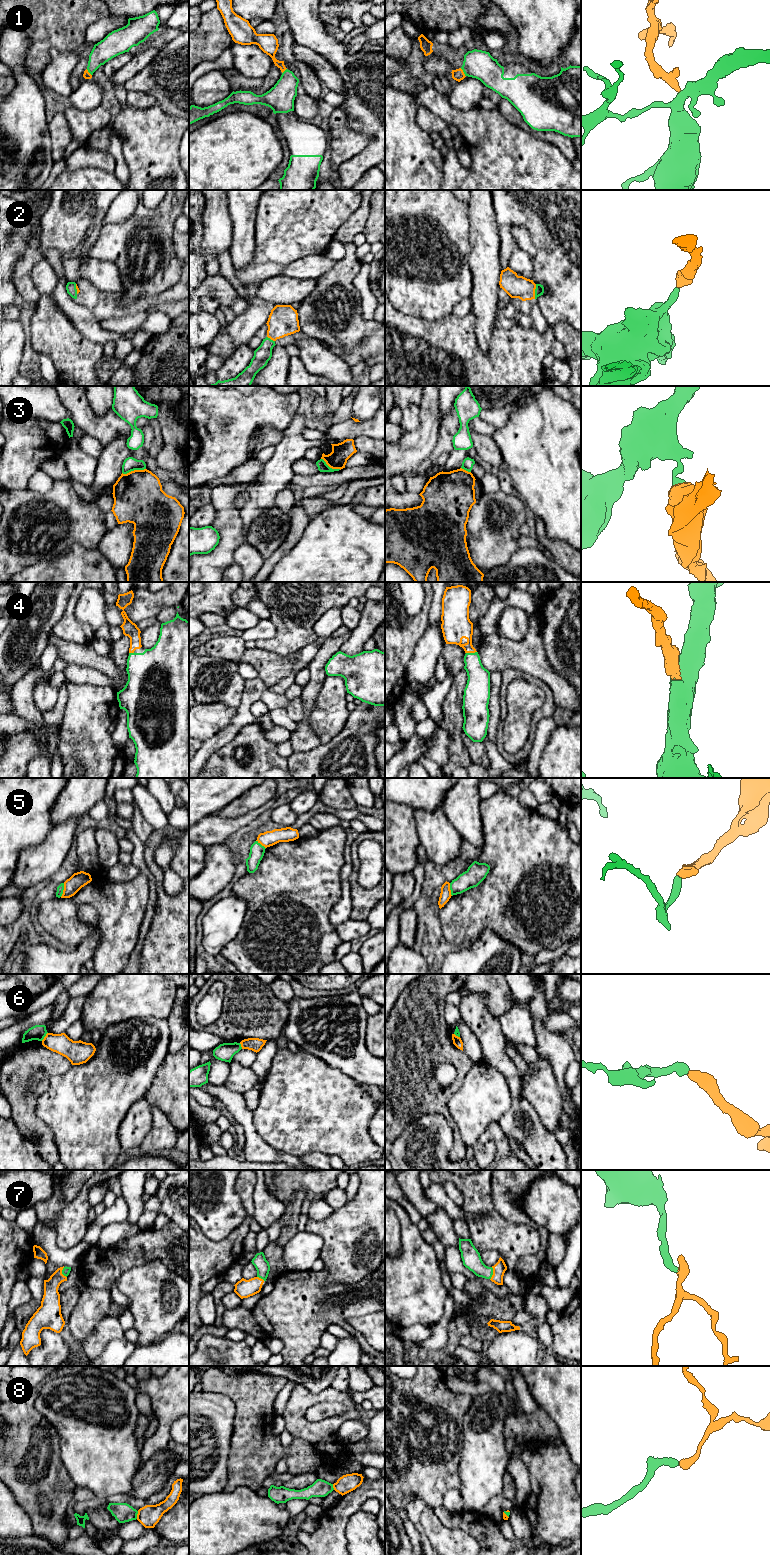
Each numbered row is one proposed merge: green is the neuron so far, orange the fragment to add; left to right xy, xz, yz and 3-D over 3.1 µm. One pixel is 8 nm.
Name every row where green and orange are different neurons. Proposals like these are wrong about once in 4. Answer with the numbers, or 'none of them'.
3, 5, 6, 8

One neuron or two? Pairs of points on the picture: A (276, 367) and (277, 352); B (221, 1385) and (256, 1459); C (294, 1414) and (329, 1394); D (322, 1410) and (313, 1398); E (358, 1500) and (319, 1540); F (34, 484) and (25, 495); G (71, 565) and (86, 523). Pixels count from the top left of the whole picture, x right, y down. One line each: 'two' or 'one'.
A: one
B: one
C: one
D: two
E: one
F: two
G: two

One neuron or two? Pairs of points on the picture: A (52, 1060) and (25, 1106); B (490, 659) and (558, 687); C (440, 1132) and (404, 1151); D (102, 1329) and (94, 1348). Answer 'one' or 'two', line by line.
A: one
B: one
C: one
D: one

